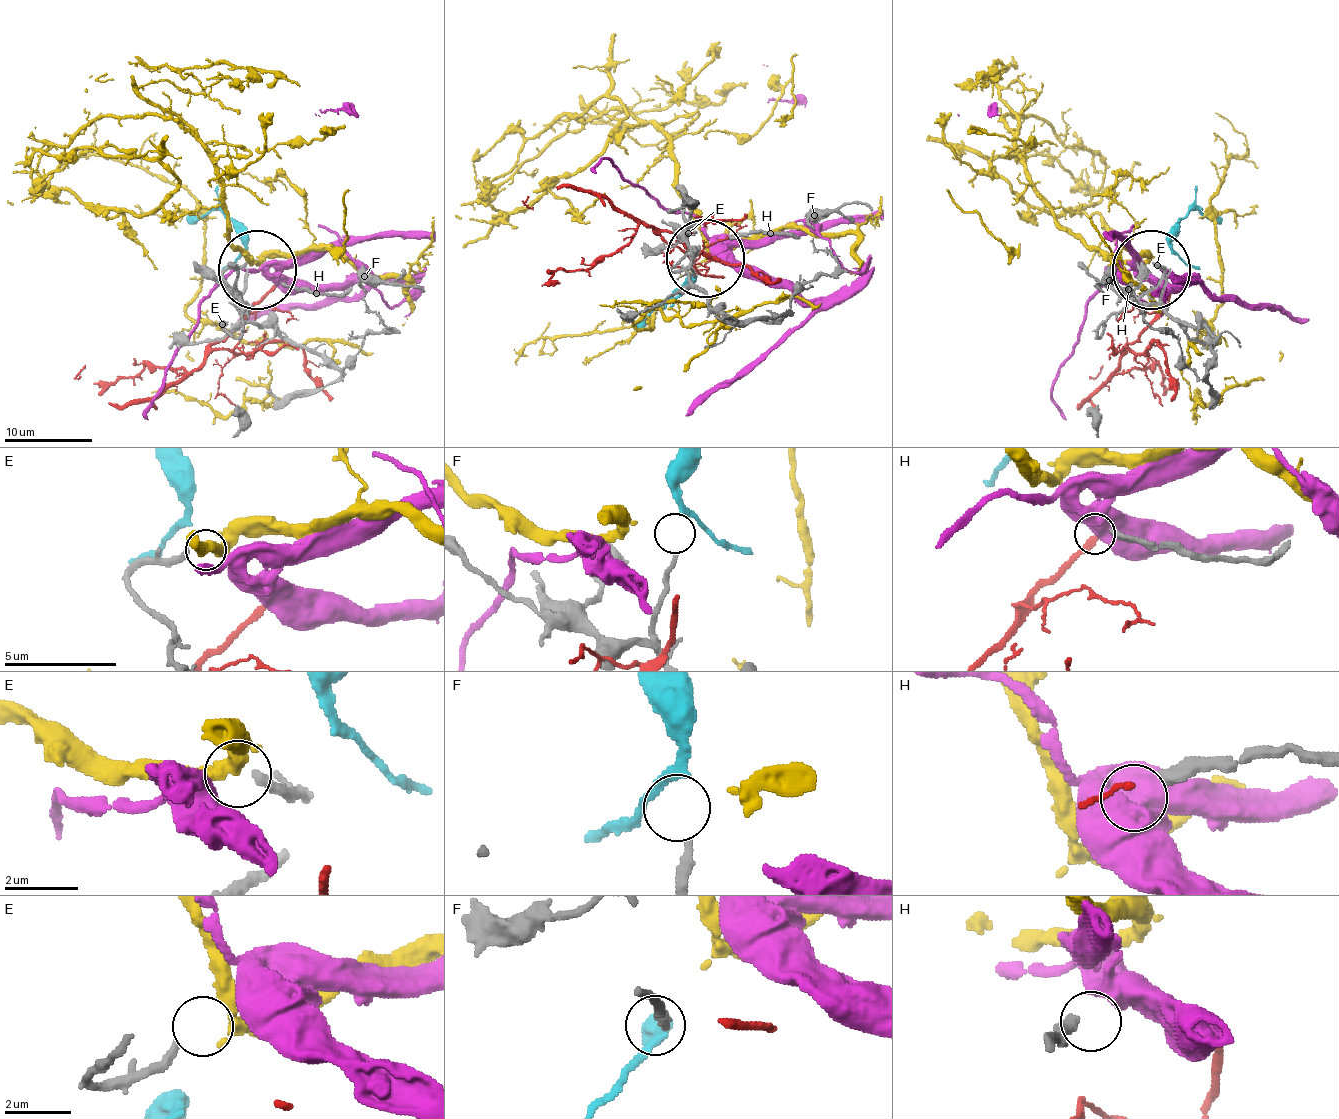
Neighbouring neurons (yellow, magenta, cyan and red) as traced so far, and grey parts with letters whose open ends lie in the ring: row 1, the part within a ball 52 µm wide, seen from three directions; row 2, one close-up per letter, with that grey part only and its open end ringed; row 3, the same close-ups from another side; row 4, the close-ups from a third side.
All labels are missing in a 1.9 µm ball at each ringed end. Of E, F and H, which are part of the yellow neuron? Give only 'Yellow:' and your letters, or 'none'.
Yellow: E

